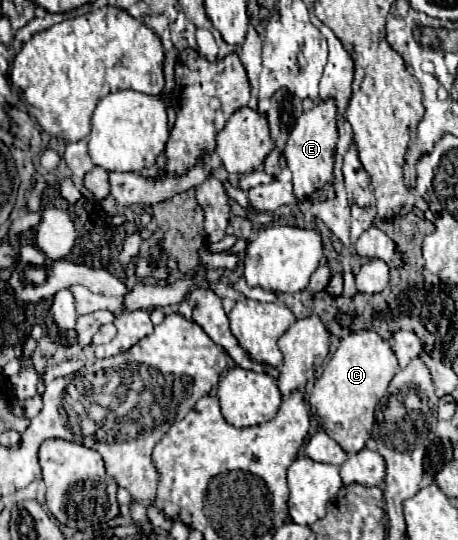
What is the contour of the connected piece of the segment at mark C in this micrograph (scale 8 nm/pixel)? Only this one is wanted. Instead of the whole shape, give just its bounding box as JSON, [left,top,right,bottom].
[308,331,398,455]

